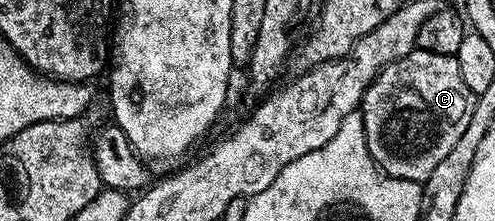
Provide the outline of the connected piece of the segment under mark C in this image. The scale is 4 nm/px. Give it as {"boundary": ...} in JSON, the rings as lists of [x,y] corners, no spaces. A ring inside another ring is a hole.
{"boundary":[[[418,49],[410,51],[405,57],[393,61],[383,68],[371,84],[367,86],[367,91],[363,95],[361,114],[365,127],[365,141],[369,145],[369,153],[373,157],[373,161],[385,175],[392,175],[398,179],[408,179],[414,183],[422,183],[429,177],[429,173],[433,173],[434,167],[453,150],[453,144],[461,138],[461,133],[465,133],[465,128],[469,126],[469,117],[473,117],[475,101],[476,96],[471,94],[469,85],[465,85],[465,81],[461,81],[461,69],[457,65],[454,55],[438,55]]]}

